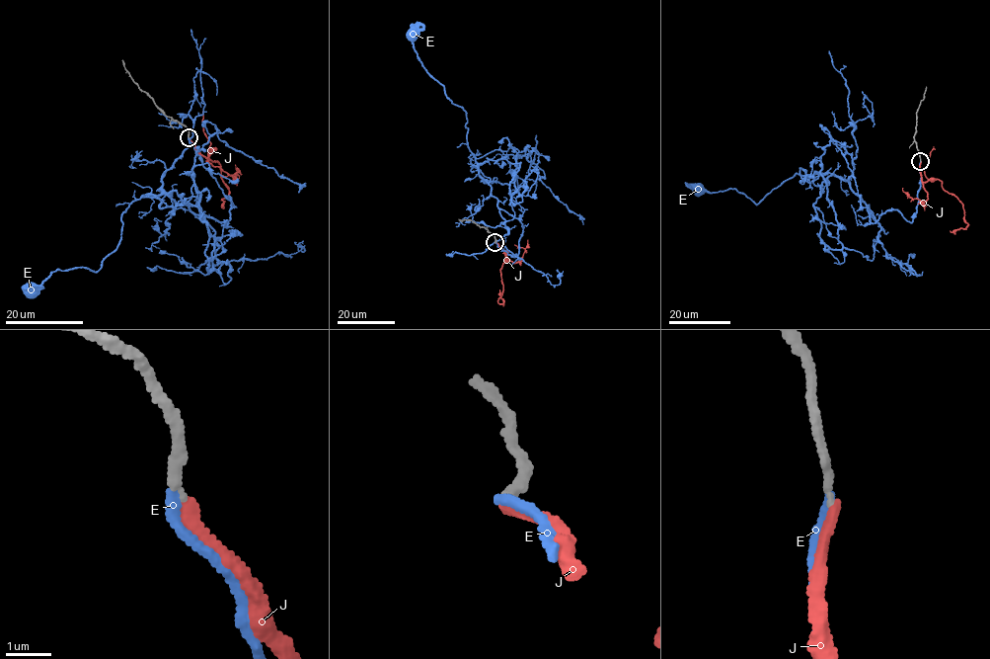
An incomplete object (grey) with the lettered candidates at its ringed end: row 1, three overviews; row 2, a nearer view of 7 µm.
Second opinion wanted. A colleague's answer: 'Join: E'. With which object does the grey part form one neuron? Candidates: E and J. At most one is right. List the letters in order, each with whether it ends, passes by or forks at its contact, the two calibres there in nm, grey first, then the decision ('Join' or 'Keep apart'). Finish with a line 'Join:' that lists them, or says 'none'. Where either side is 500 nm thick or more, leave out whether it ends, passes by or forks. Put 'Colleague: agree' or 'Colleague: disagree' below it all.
E: It ends there. Thickness 200 nm (grey) against 200 nm. Join
J: It ends there. Thickness 180 nm (grey) against 280 nm. Keep apart
Join: E
Colleague: agree

